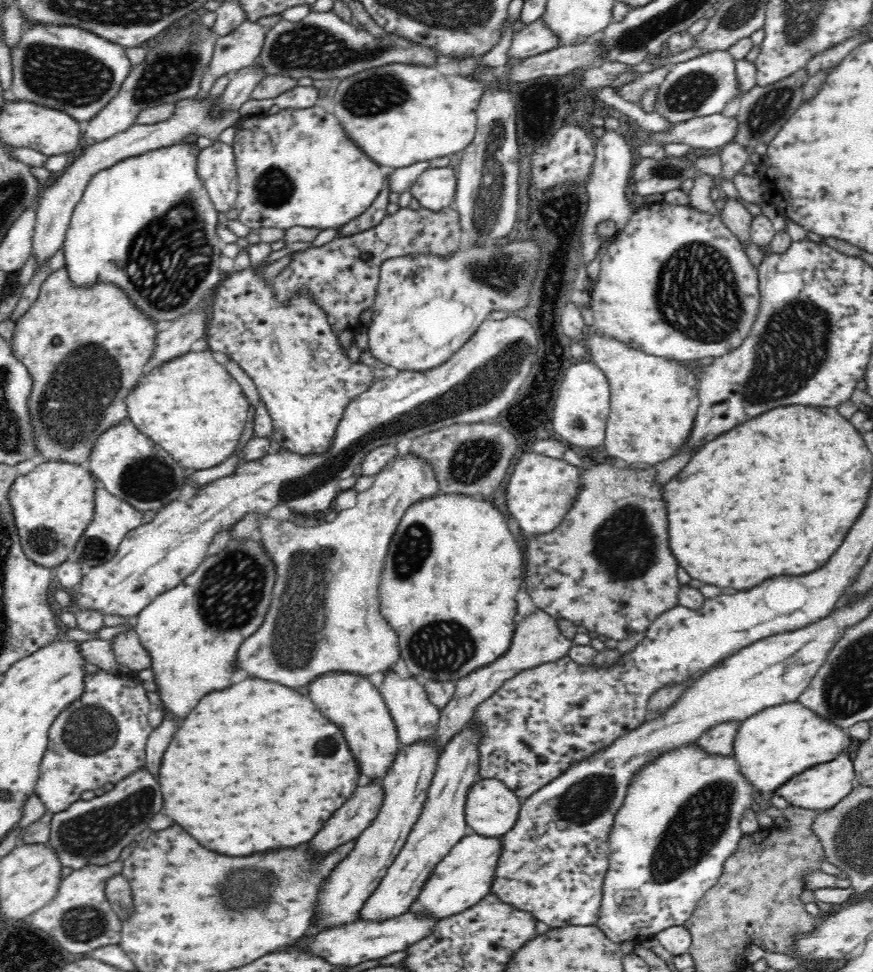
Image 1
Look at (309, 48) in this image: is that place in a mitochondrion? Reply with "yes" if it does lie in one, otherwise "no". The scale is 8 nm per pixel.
yes

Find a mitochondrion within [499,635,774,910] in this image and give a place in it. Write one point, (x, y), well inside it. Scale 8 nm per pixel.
(701, 822)

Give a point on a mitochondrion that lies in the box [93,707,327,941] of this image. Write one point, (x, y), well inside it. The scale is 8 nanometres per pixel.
(244, 896)

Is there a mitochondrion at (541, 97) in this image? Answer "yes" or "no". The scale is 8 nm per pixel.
yes

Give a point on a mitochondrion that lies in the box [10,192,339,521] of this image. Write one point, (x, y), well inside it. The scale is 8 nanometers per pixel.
(77, 395)

